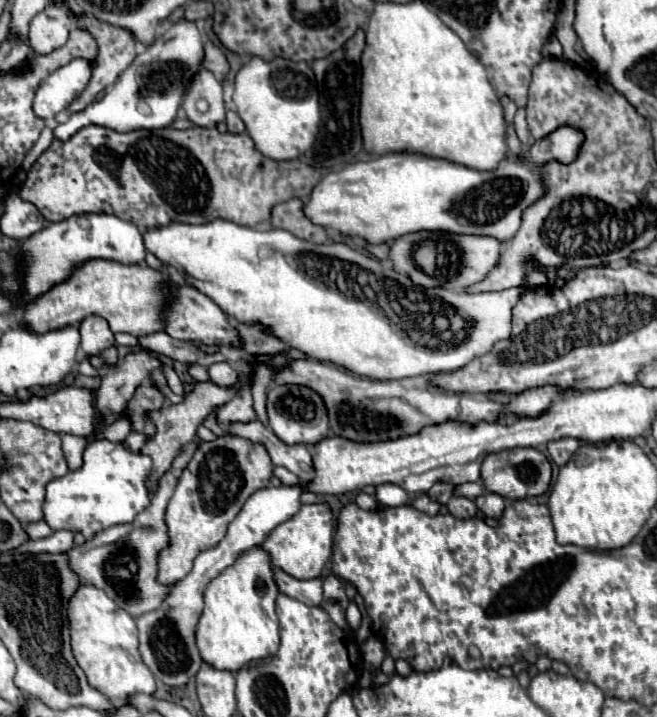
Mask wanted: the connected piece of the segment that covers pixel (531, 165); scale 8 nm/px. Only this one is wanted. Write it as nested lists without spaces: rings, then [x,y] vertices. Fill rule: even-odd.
[[[561,127],[549,137],[535,141],[527,161],[501,161],[495,171],[473,171],[463,165],[455,165],[443,159],[431,159],[425,155],[409,153],[387,153],[371,161],[355,161],[339,171],[329,171],[311,191],[309,201],[303,205],[303,213],[323,225],[325,229],[337,229],[341,235],[361,237],[367,243],[389,243],[401,235],[415,231],[445,231],[445,233],[467,233],[495,237],[499,243],[511,241],[521,225],[521,213],[533,201],[543,195],[541,175],[533,169],[541,169],[547,161],[557,159],[561,163],[571,163],[577,157],[583,133],[571,127]]]

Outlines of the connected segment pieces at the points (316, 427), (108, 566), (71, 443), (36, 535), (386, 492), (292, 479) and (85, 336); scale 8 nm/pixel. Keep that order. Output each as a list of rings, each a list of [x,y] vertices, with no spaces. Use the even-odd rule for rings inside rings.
[[[271,385],[267,391],[267,413],[269,413],[269,427],[279,435],[281,441],[295,445],[313,445],[329,435],[329,417],[323,405],[323,399],[313,389],[303,385]]]
[[[191,441],[183,447],[183,451],[175,457],[171,469],[161,477],[159,489],[151,499],[151,505],[135,517],[135,521],[127,525],[115,525],[87,539],[83,545],[67,551],[71,569],[89,585],[103,589],[121,609],[125,609],[131,617],[139,617],[147,611],[153,611],[161,605],[165,595],[169,593],[167,585],[157,583],[157,553],[167,545],[167,527],[163,521],[165,507],[175,491],[177,479],[181,471],[187,467],[189,459],[197,449],[197,441]]]
[[[61,435],[63,439],[63,453],[69,469],[79,469],[81,467],[81,455],[85,451],[85,439],[83,437],[75,437],[75,435]]]
[[[37,521],[33,525],[27,525],[25,531],[29,533],[31,539],[41,539],[41,537],[49,537],[53,533],[53,529],[45,523],[45,521]]]
[[[391,483],[377,485],[375,499],[385,507],[401,507],[401,505],[409,503],[407,493],[403,489],[399,489],[399,485],[391,485]]]
[[[273,467],[273,475],[283,483],[283,485],[297,485],[299,477],[295,477],[291,471],[283,469],[283,467]]]
[[[97,315],[85,317],[79,325],[79,333],[81,333],[81,349],[87,355],[95,355],[95,353],[115,345],[113,333],[103,317],[97,317]]]

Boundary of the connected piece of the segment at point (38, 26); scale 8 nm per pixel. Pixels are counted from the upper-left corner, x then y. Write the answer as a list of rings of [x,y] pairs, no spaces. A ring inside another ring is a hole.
[[[47,5],[43,13],[37,13],[31,19],[29,45],[37,55],[47,55],[59,49],[67,41],[69,25],[71,25],[71,17],[63,7]]]

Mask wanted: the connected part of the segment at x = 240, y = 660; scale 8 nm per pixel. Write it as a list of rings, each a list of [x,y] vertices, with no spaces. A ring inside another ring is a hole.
[[[261,547],[243,553],[235,565],[215,577],[205,591],[205,607],[197,625],[197,647],[203,661],[215,665],[215,669],[231,669],[231,673],[237,673],[243,665],[275,653],[281,641],[275,613],[277,595],[273,567]]]

